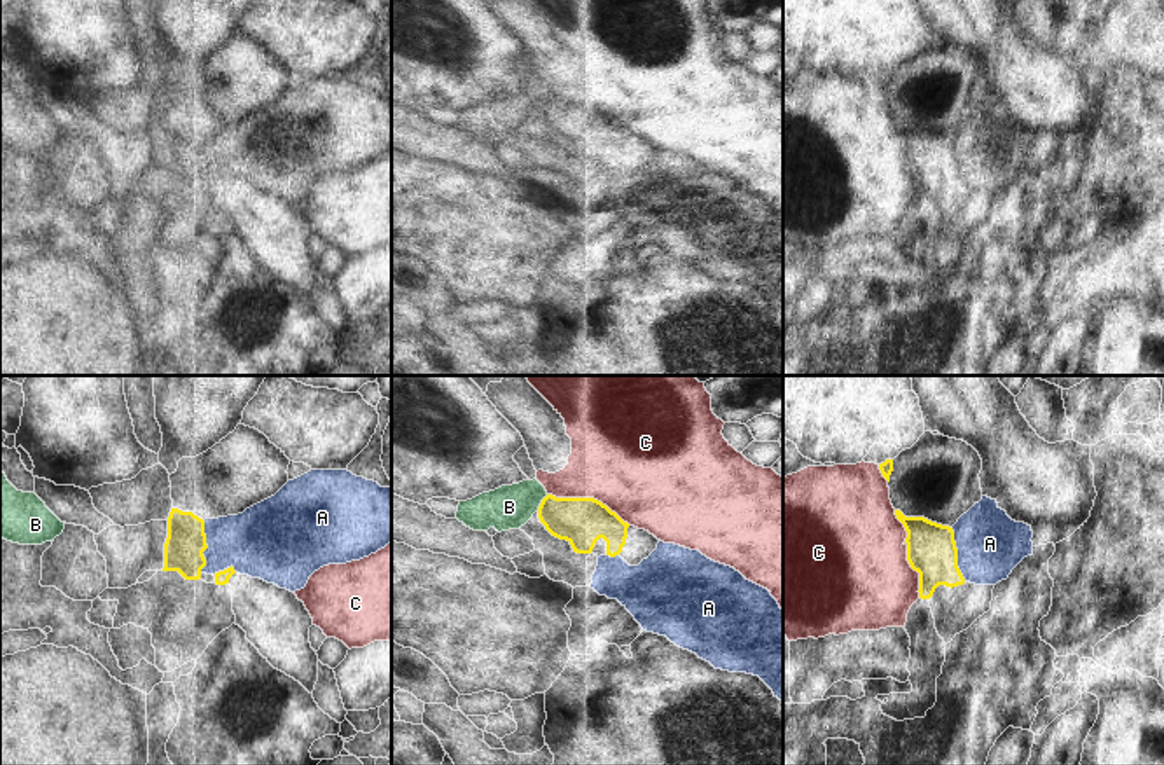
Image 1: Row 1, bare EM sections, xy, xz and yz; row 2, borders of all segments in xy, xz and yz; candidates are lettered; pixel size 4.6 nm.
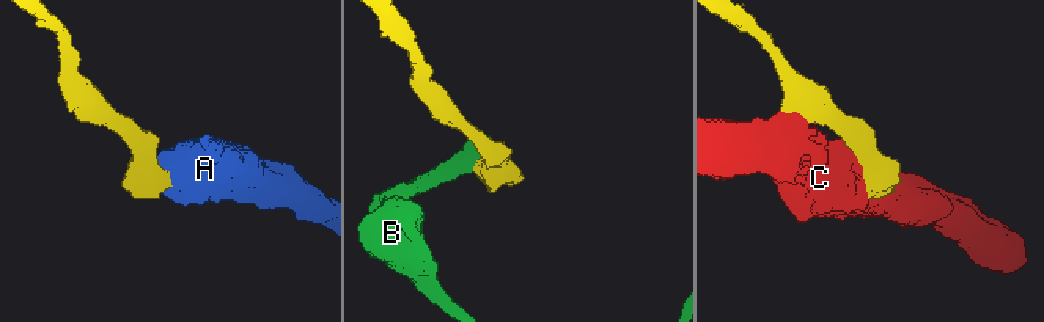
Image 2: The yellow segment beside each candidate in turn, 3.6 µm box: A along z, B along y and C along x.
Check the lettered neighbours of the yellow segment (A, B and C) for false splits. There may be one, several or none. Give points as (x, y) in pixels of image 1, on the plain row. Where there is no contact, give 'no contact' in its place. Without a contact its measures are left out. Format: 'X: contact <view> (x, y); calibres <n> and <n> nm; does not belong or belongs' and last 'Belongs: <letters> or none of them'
A: contact yz (956, 163); calibres 220 and 300 nm; does not belong
B: contact xz (542, 110); calibres 220 and 200 nm; does not belong
C: contact xz (589, 107); calibres 220 and 480 nm; does not belong
Belongs: none of them

